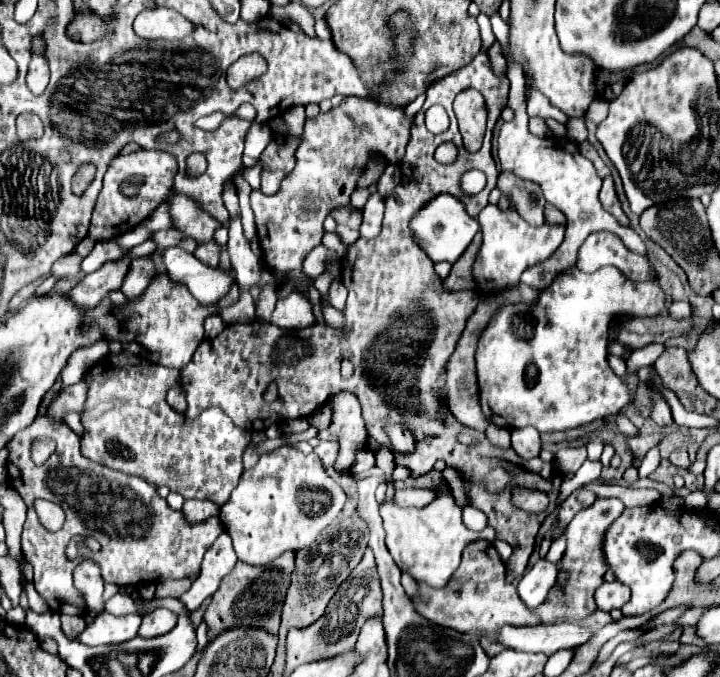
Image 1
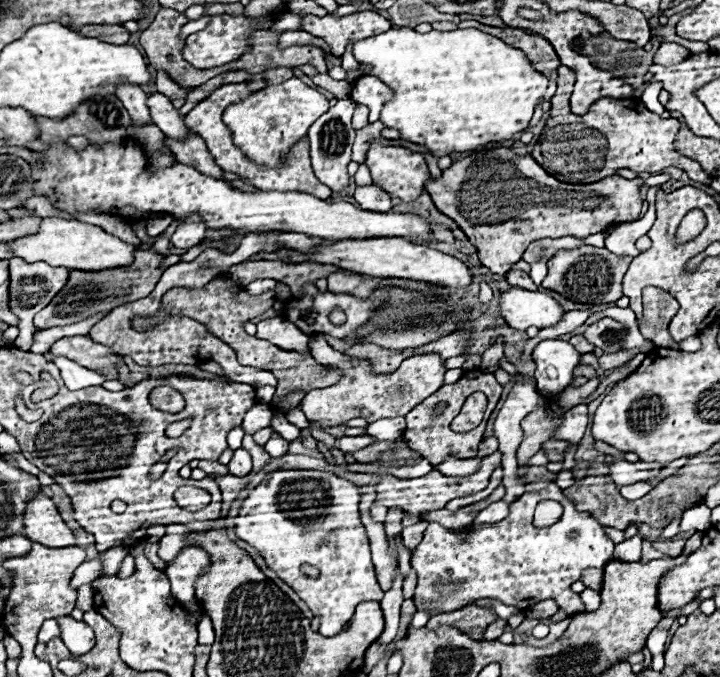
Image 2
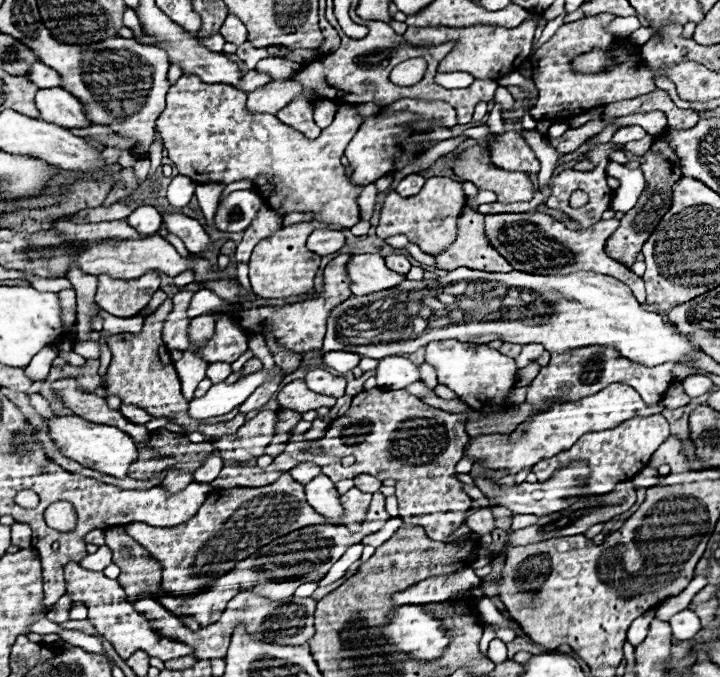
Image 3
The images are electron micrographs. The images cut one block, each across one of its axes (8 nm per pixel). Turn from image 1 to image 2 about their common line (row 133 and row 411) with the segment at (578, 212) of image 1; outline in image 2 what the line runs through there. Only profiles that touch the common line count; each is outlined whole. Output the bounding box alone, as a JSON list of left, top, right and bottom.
[494,382,540,502]

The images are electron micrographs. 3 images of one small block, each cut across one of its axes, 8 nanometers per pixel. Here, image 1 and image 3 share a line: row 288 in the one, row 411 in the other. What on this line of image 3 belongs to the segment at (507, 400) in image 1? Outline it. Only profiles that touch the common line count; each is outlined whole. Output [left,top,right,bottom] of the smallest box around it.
[466,382,664,474]

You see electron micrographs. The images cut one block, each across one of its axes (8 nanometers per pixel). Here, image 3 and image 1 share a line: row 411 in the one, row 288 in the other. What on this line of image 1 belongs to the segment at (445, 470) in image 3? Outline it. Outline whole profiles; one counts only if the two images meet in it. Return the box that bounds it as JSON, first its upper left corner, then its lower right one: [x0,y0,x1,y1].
[180,54,564,584]

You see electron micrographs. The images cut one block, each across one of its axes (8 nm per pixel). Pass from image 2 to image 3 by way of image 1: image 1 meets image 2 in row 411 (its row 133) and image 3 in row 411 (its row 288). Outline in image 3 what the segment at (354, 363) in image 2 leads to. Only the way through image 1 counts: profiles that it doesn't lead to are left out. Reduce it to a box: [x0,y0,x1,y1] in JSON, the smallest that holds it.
[278,380,336,412]

